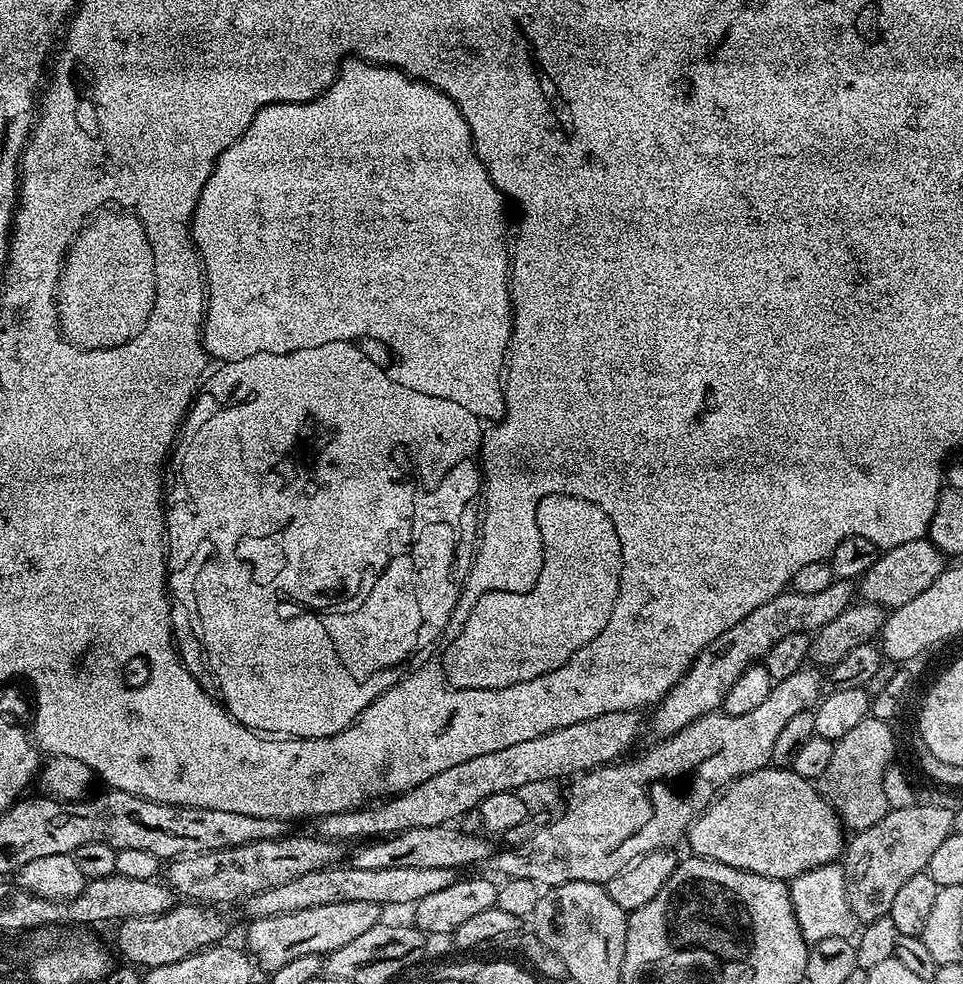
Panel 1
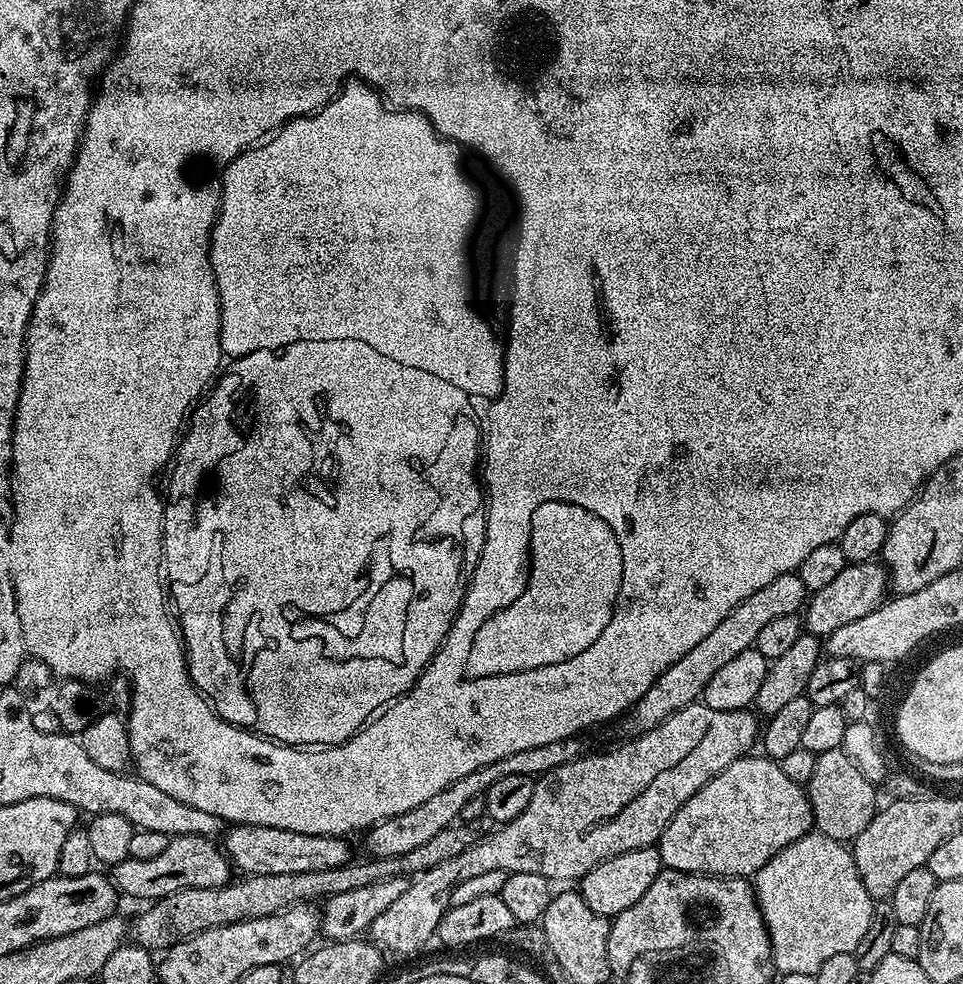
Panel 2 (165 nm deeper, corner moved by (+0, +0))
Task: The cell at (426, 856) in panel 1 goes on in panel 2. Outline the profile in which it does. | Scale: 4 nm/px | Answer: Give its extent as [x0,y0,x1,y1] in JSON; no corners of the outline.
[222,824,354,876]

